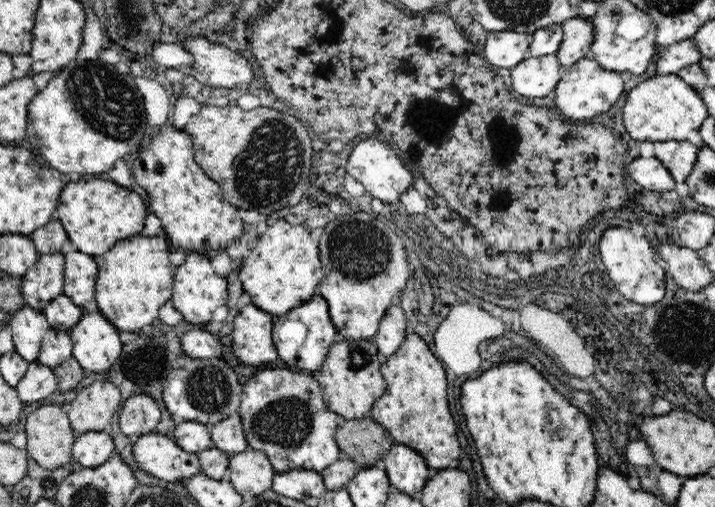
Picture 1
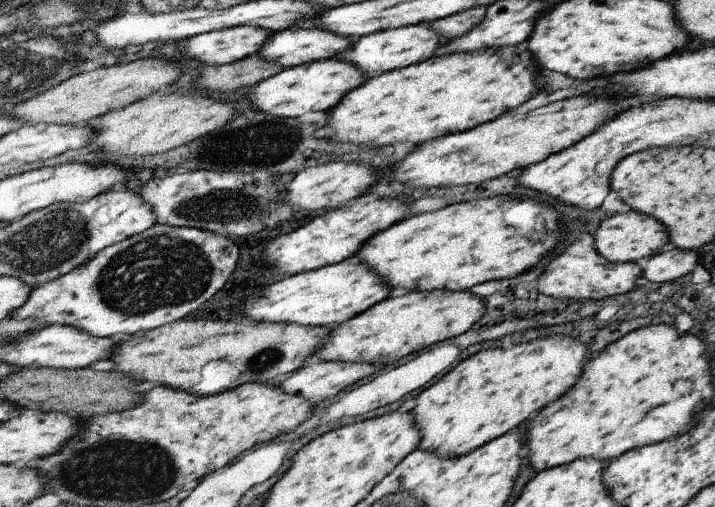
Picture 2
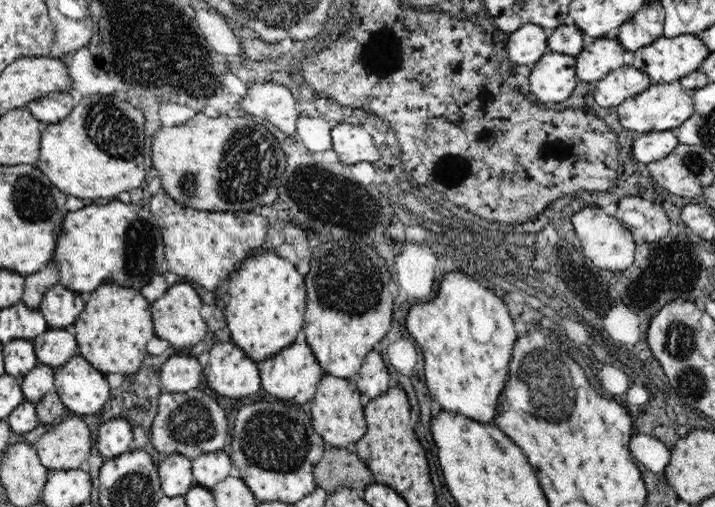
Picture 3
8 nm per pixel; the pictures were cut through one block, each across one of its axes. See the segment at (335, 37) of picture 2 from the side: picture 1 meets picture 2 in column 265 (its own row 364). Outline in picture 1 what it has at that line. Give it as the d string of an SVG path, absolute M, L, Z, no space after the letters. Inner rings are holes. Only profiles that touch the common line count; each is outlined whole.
M51 329L41 342L37 361L48 368L58 368L67 358L73 356L73 344L69 331Z

